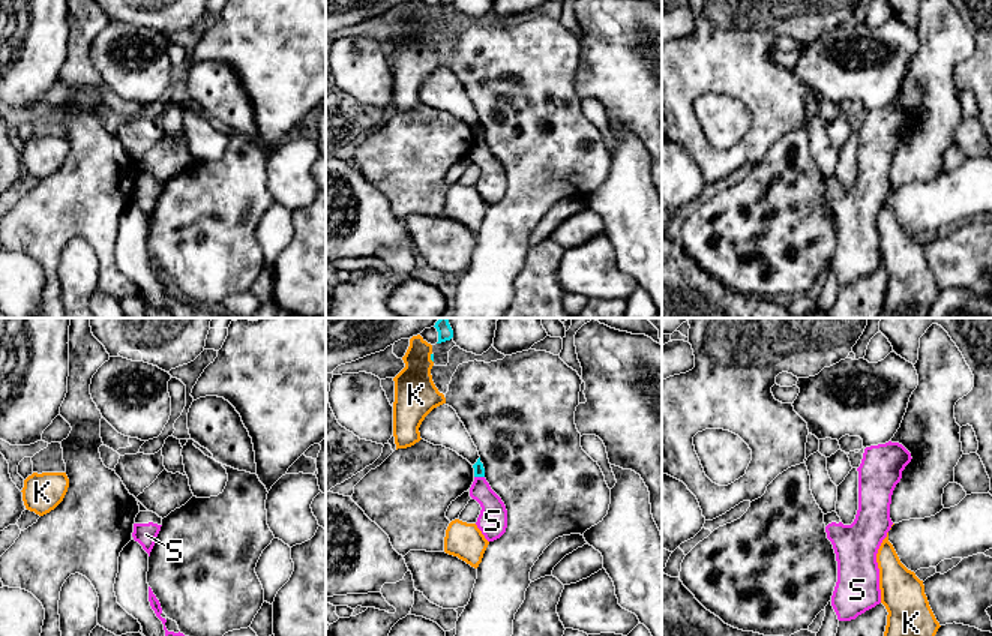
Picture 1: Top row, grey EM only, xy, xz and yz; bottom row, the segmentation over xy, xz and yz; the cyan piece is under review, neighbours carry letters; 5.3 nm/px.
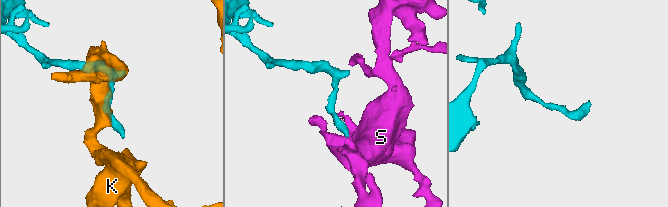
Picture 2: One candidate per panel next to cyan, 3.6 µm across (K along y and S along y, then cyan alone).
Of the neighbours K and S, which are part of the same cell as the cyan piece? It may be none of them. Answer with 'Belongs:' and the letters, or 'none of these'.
Belongs: none of these

